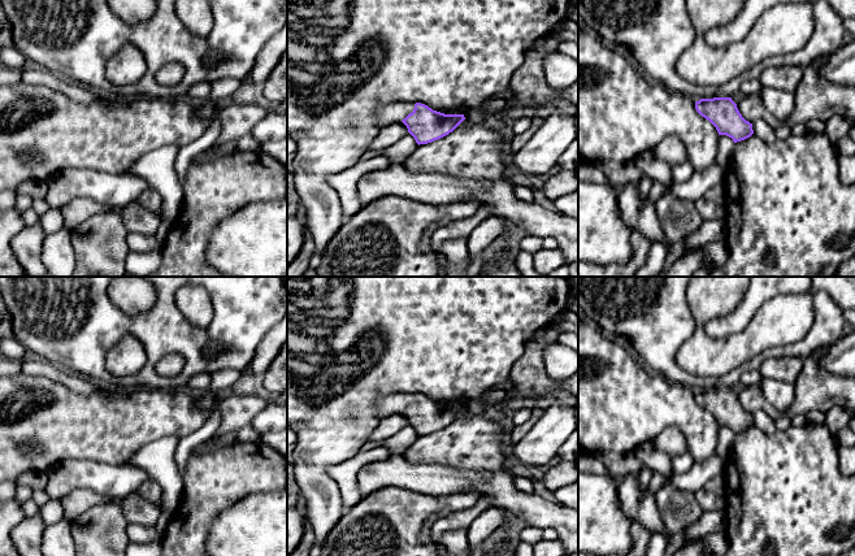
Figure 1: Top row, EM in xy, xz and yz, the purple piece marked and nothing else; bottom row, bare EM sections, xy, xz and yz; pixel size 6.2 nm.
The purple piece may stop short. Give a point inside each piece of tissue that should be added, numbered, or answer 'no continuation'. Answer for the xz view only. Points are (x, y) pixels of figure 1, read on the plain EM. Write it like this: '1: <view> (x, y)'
1: xz (394, 403)

